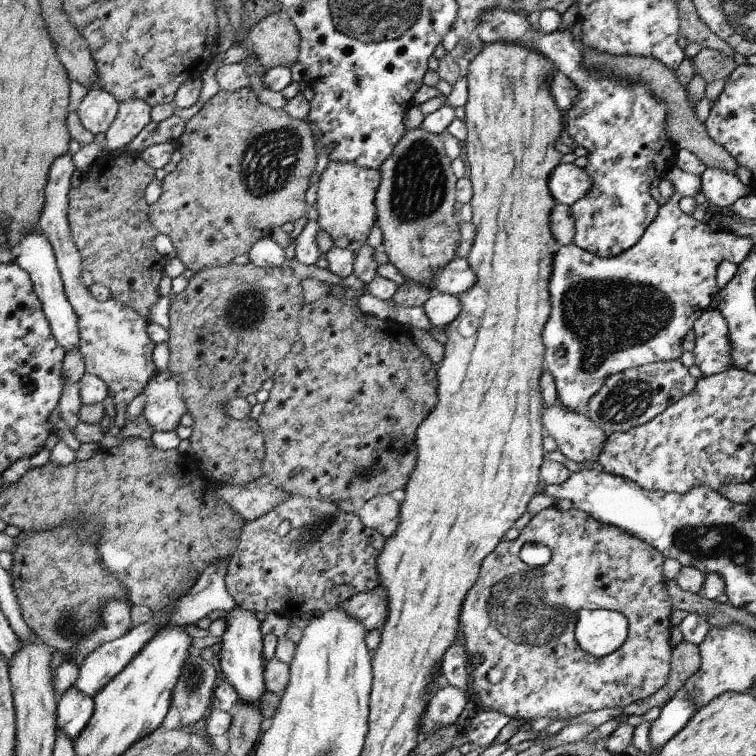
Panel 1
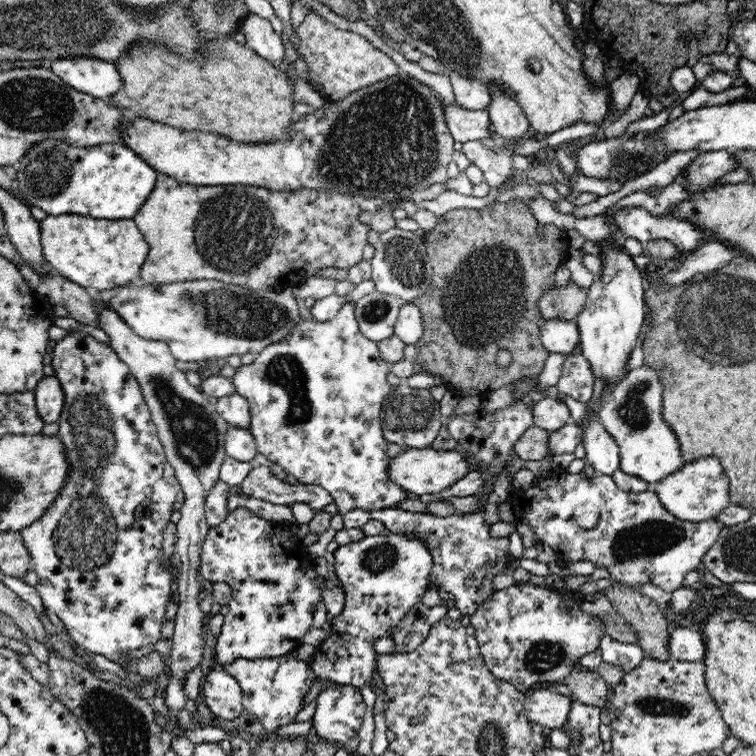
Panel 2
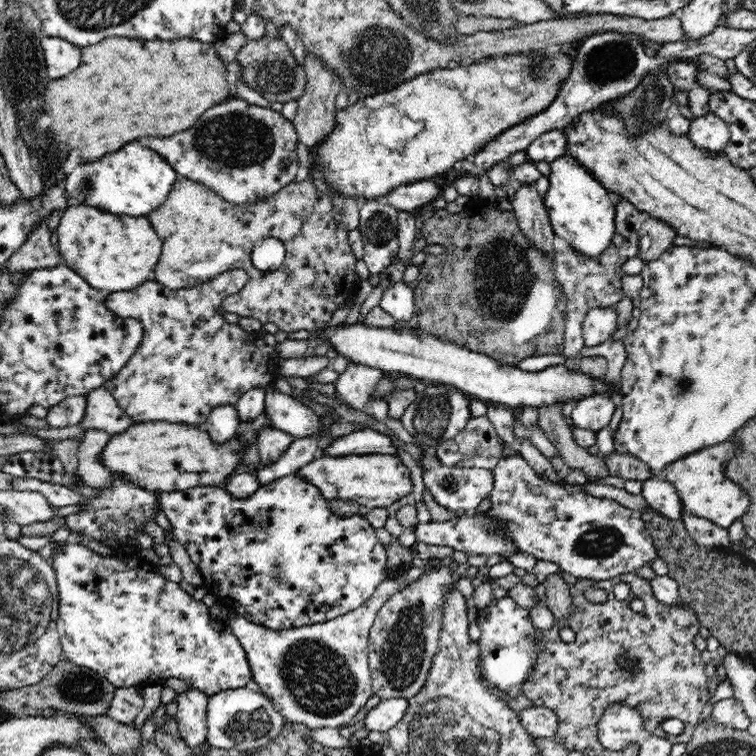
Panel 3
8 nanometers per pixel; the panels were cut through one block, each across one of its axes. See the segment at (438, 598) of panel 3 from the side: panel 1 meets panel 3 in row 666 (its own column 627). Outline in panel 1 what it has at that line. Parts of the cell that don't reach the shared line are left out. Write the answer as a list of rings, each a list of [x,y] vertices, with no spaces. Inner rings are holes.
[[[680,359],[660,361],[632,367],[609,376],[602,388],[590,399],[587,411],[590,420],[607,435],[624,432],[658,416],[667,406],[694,390],[697,378],[690,375]]]

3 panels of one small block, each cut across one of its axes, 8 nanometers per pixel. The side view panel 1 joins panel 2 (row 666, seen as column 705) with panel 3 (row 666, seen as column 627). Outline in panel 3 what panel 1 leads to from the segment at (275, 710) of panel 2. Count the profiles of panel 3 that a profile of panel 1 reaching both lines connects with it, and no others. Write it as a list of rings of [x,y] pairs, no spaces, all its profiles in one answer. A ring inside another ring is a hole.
[[[384,580],[373,595],[362,606],[335,619],[320,624],[309,624],[284,630],[268,628],[246,620],[243,616],[232,613],[227,619],[232,633],[247,653],[252,679],[257,690],[264,693],[272,701],[284,717],[284,722],[305,724],[308,728],[317,729],[322,726],[330,728],[344,727],[366,704],[372,696],[372,677],[369,667],[369,632],[376,620],[376,614],[382,605],[397,592],[393,580]]]

